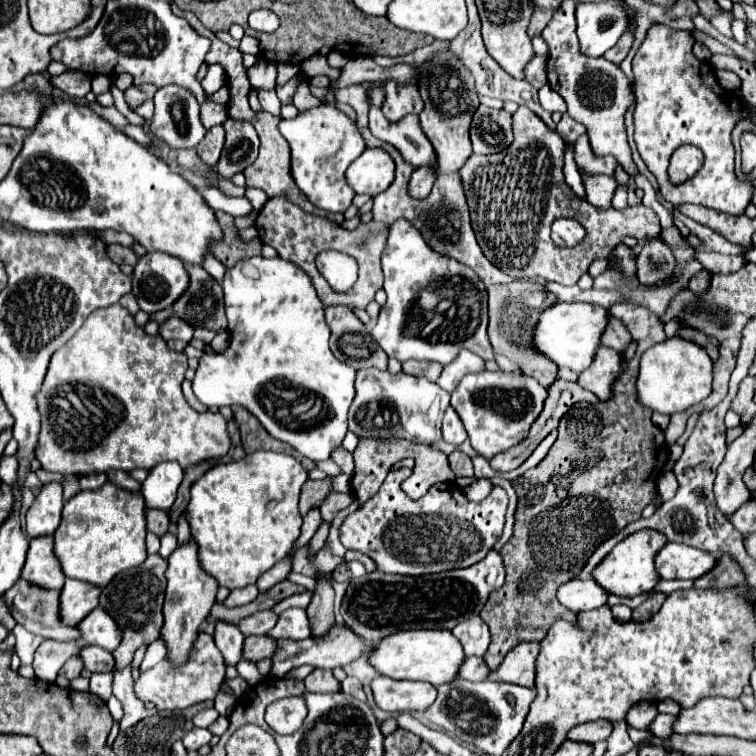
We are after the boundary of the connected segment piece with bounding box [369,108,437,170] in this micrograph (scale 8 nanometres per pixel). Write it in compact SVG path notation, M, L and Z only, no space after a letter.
M379 108L369 110L369 130L381 142L395 146L403 160L409 162L415 170L429 166L435 170L435 152L423 130L419 128L417 116L405 116L399 122L387 122Z

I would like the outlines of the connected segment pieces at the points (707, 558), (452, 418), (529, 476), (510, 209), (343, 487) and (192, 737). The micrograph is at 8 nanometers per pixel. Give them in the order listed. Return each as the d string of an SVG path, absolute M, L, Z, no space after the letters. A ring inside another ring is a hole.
M667 542L655 556L655 570L663 580L695 580L715 566L717 558L709 552Z
M451 406L447 408L445 418L443 418L443 440L449 444L455 444L455 446L459 446L467 440L467 432L463 428L463 422Z
M625 372L613 384L613 394L609 400L599 404L579 402L559 422L559 436L551 446L549 454L531 470L527 470L519 480L513 480L517 492L517 512L511 540L503 546L501 556L505 562L507 578L505 584L495 590L481 610L483 622L491 628L491 648L487 650L487 666L495 670L507 652L511 652L521 642L541 642L549 626L557 620L575 620L575 614L561 606L555 598L559 584L573 580L583 568L587 556L601 544L601 540L611 538L627 524L641 518L641 510L657 500L657 478L667 464L667 442L663 430L651 422L651 410L639 408L635 400L635 376Z
M519 106L513 114L513 134L515 140L505 152L493 156L473 154L459 170L473 232L483 254L499 270L515 280L543 278L573 286L587 272L591 262L605 260L623 238L635 236L637 240L649 240L661 234L657 214L643 204L599 212L585 200L579 200L563 178L563 142L551 140L561 136L547 128L527 106ZM559 216L575 216L583 222L583 226L587 226L587 240L573 248L555 246L549 238L549 228L551 220Z
M339 474L332 479L332 488L334 492L346 493L350 492L351 476L347 474Z
M193 728L185 738L183 738L183 746L187 750L199 750L203 744L209 744L209 740L213 738L213 734L207 728Z

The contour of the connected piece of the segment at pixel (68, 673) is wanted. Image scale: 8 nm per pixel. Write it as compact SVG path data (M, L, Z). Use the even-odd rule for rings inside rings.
M71 658L63 668L61 668L61 676L65 676L67 680L73 680L73 678L77 678L79 674L81 674L81 670L83 670L83 662L81 662L81 658Z

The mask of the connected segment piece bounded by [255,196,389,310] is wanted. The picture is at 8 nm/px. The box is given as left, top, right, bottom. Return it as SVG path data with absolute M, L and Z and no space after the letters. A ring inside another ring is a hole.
M277 196L267 200L263 210L259 212L255 228L257 228L259 238L263 240L263 244L273 246L283 260L289 260L289 262L297 264L303 272L307 272L311 276L311 282L313 282L313 286L315 286L315 290L317 290L317 294L319 294L319 298L325 306L341 304L341 306L347 306L351 310L365 308L373 300L375 292L383 286L383 270L381 270L379 258L381 258L383 244L385 244L387 232L389 232L387 224L379 224L379 222L371 220L369 224L359 224L353 232L349 232L349 230L341 228L339 224L335 224L327 218L307 214L307 212L299 210L287 198ZM323 250L339 250L339 252L345 252L345 254L349 254L357 260L359 280L357 280L357 284L351 292L339 294L339 292L333 292L329 288L329 284L325 284L325 278L321 278L321 274L315 268L315 256Z

